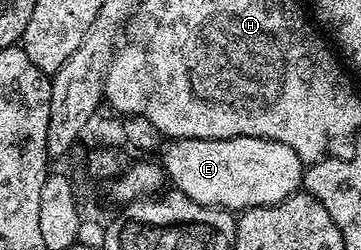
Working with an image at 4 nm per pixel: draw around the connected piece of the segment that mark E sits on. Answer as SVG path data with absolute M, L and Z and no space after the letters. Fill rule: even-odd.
M247 136L219 140L171 139L161 149L160 163L165 179L169 183L171 180L174 183L171 185L188 198L192 198L192 202L224 208L235 214L241 214L247 208L284 202L302 188L304 171L292 146L284 146L284 142Z

